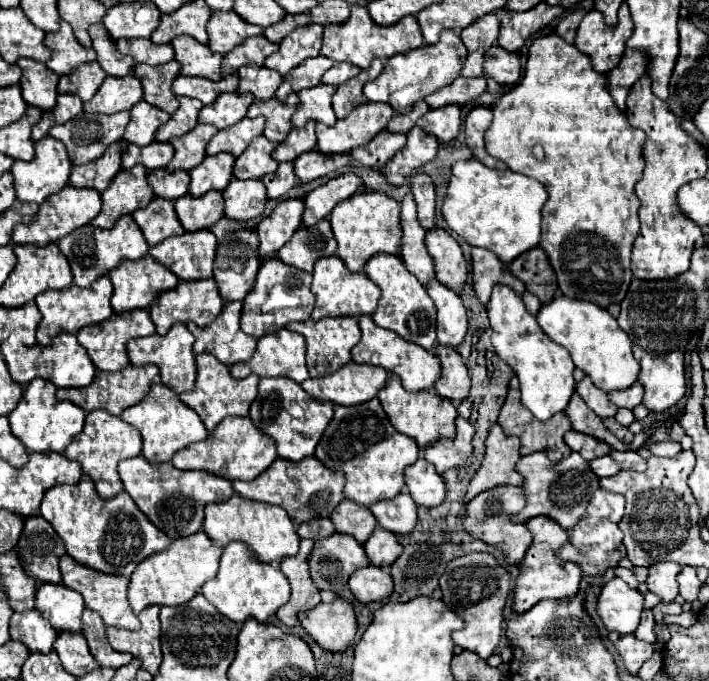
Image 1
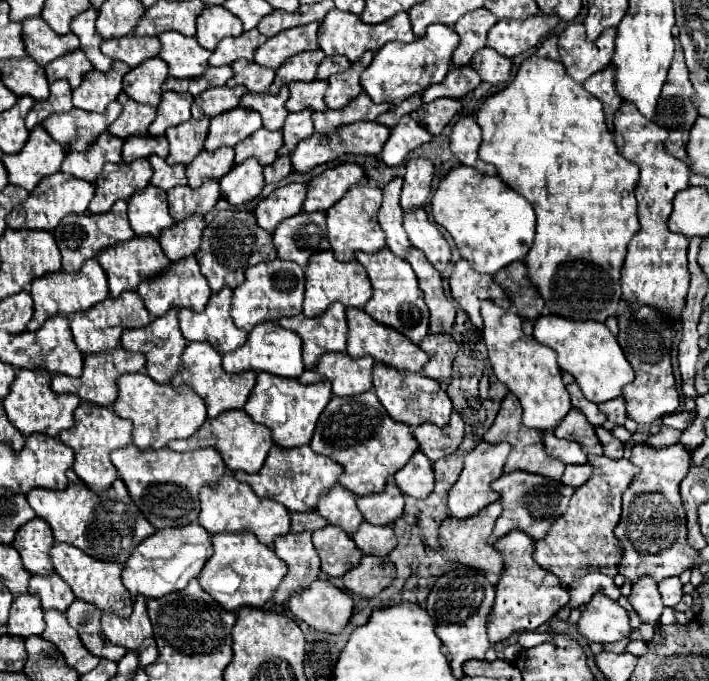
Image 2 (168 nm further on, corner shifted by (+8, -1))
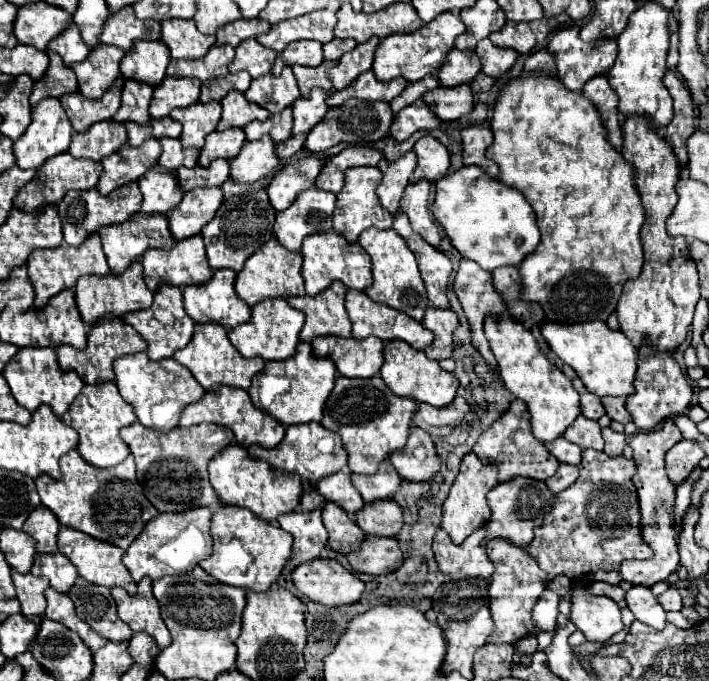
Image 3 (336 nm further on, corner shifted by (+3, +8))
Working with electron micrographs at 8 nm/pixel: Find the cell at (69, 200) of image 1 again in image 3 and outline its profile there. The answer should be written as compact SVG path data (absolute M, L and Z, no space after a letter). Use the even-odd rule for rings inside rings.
M60 153L56 157L50 157L42 167L36 169L36 175L30 183L26 183L14 199L14 205L22 211L36 211L40 205L46 203L60 203L64 193L68 189L92 189L96 187L98 179L102 175L102 163L90 161L90 159L76 159L70 153Z

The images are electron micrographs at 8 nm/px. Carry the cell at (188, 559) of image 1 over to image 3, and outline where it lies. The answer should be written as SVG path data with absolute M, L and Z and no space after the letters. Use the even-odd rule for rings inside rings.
M198 507L198 511L182 511L182 515L158 515L146 523L142 533L124 553L124 565L138 583L142 577L160 579L166 575L182 575L192 571L202 559L210 557L212 537L210 537L210 517L208 507Z

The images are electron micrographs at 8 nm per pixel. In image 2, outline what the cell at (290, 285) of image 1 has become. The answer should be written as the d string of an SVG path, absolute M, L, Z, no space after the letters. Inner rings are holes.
M271 260L261 262L249 272L245 272L245 282L233 290L231 318L237 328L251 332L257 324L279 322L283 316L297 316L303 310L303 290L305 290L305 272L299 264L289 260Z

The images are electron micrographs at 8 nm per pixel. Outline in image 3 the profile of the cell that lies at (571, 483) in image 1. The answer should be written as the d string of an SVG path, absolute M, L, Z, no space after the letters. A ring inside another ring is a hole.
M516 477L512 481L498 483L488 493L488 505L492 509L492 517L486 525L486 529L488 529L486 541L504 539L508 543L514 543L516 547L526 547L534 539L534 529L542 525L544 515L550 511L554 501L556 501L556 495L548 491L544 481Z

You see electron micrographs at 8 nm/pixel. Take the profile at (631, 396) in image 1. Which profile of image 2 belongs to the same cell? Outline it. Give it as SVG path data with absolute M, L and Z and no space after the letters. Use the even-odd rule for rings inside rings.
M619 396L615 400L609 400L609 402L601 402L599 404L599 410L603 414L607 414L607 418L615 424L615 426L623 426L625 420L627 420L627 410L625 410L625 398Z

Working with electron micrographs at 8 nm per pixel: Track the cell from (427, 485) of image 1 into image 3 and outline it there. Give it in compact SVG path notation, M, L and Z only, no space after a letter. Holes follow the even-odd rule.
M410 427L406 447L402 451L390 453L390 461L394 469L404 479L410 479L410 481L432 479L434 473L438 471L438 467L432 465L432 463L438 463L434 441L430 439L430 435L426 435L426 431L418 427Z

